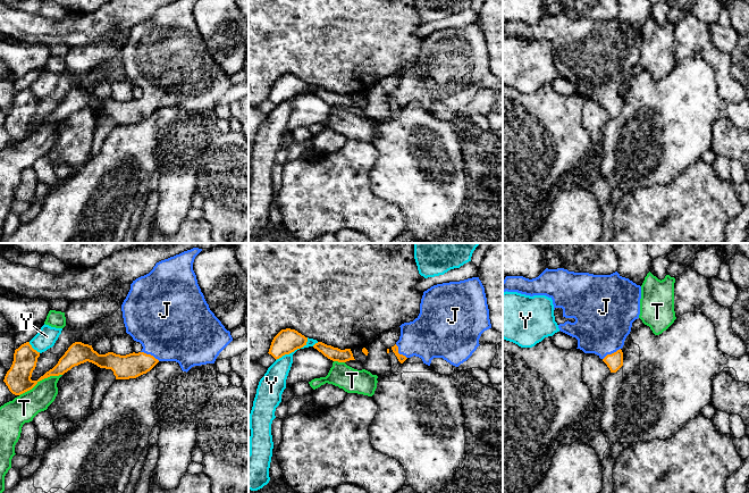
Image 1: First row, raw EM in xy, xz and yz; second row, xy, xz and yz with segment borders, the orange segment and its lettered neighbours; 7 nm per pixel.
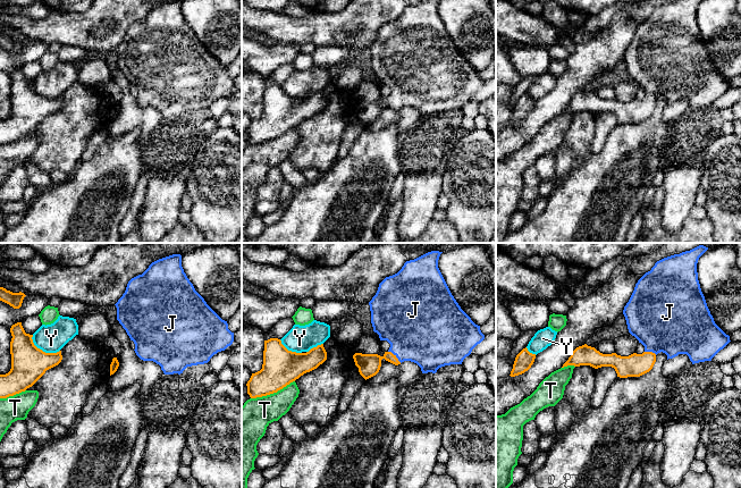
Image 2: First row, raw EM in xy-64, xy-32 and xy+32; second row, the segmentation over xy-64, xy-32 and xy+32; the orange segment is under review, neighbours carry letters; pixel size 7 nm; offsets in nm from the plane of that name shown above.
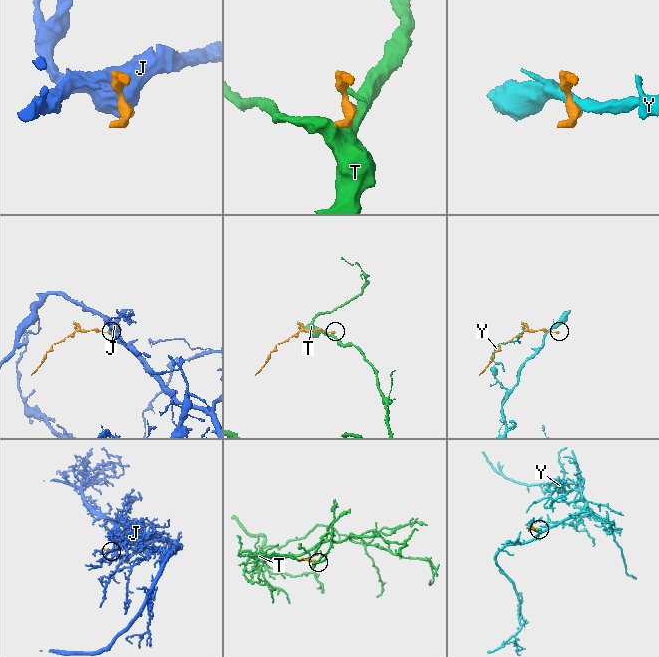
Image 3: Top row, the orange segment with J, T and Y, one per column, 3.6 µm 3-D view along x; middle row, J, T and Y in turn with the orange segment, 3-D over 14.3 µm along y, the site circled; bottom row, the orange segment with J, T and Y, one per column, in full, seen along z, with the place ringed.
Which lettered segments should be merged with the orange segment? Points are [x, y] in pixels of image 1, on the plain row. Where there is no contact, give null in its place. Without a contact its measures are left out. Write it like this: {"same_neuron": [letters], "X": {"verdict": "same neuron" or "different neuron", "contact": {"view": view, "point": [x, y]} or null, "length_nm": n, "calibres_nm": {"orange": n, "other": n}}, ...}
{"same_neuron": ["J"], "J": {"verdict": "same neuron", "contact": {"view": "xy", "point": [150, 100]}, "length_nm": 150, "calibres_nm": {"orange": 180, "other": 480}}, "T": {"verdict": "different neuron", "contact": {"view": "xy", "point": [40, 125]}, "length_nm": 340, "calibres_nm": {"orange": 180, "other": 190}}, "Y": {"verdict": "different neuron", "contact": {"view": "xz", "point": [293, 97]}, "length_nm": 280, "calibres_nm": {"orange": 170, "other": 160}}}

